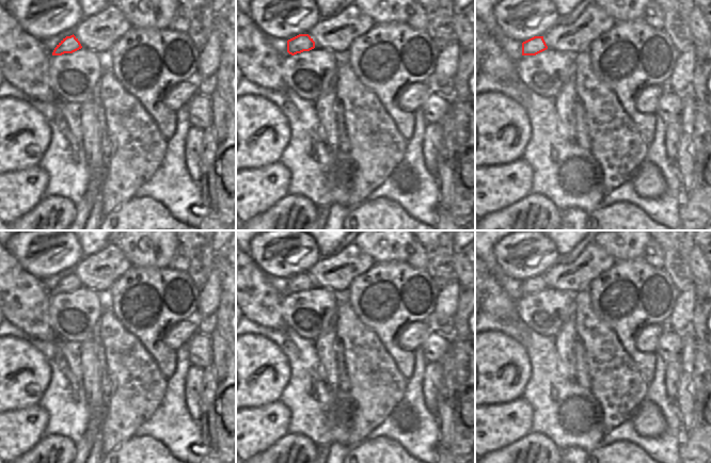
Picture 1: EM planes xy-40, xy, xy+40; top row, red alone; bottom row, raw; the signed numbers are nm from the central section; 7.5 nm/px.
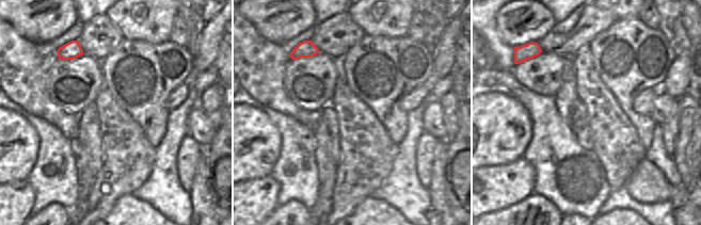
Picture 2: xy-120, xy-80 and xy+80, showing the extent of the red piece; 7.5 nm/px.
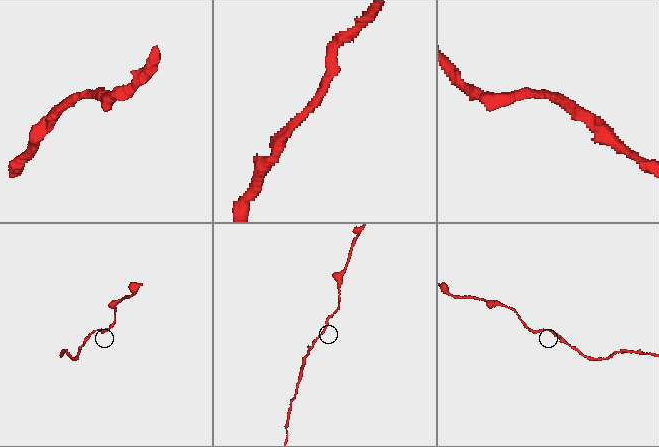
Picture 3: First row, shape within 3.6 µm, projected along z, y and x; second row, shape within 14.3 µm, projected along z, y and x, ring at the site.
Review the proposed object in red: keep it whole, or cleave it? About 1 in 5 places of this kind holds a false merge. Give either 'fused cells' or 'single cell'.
single cell

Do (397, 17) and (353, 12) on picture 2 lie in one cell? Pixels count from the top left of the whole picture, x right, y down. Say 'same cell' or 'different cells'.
same cell

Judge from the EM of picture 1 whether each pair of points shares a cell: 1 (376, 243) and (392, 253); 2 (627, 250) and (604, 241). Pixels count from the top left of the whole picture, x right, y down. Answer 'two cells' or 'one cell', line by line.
1: one cell
2: one cell

